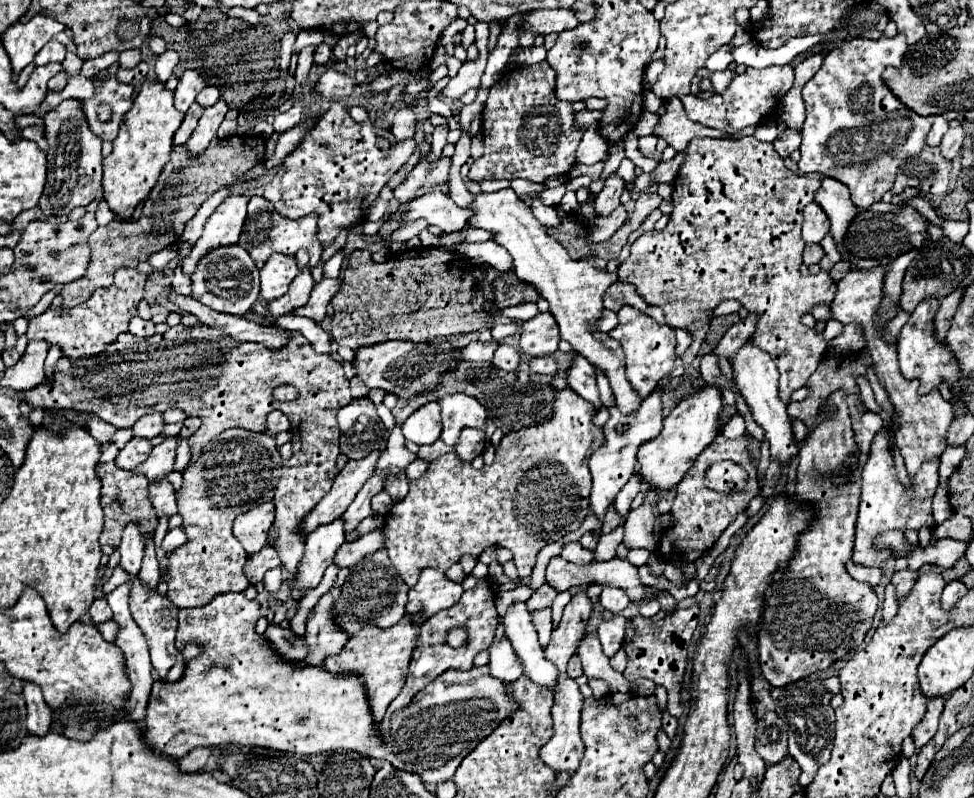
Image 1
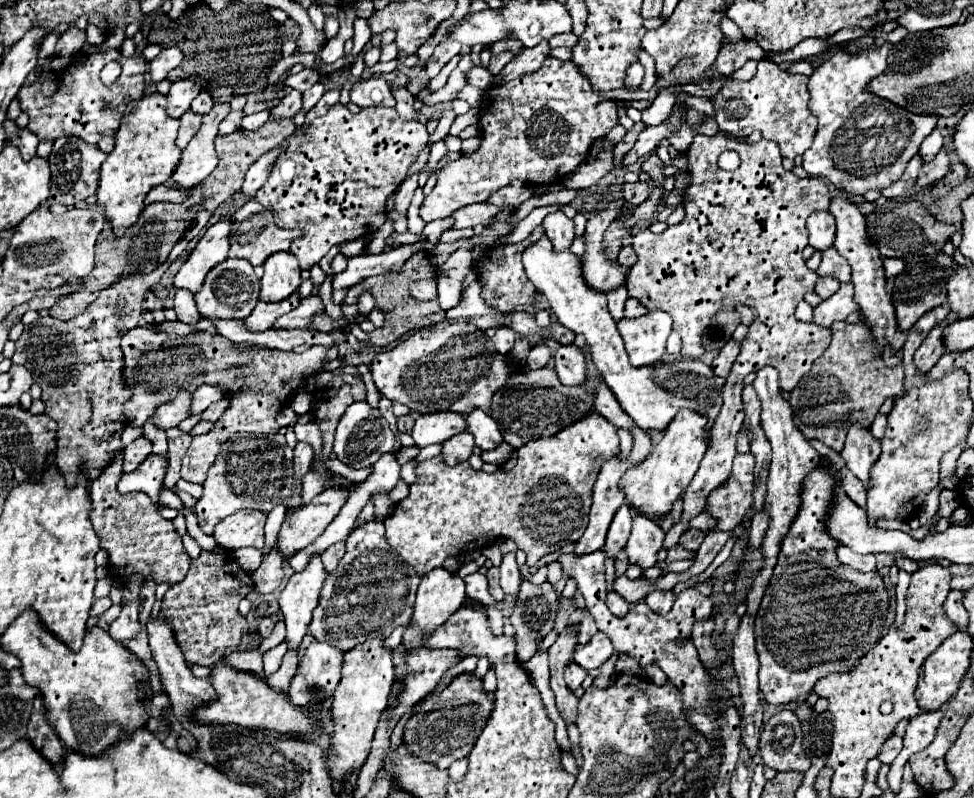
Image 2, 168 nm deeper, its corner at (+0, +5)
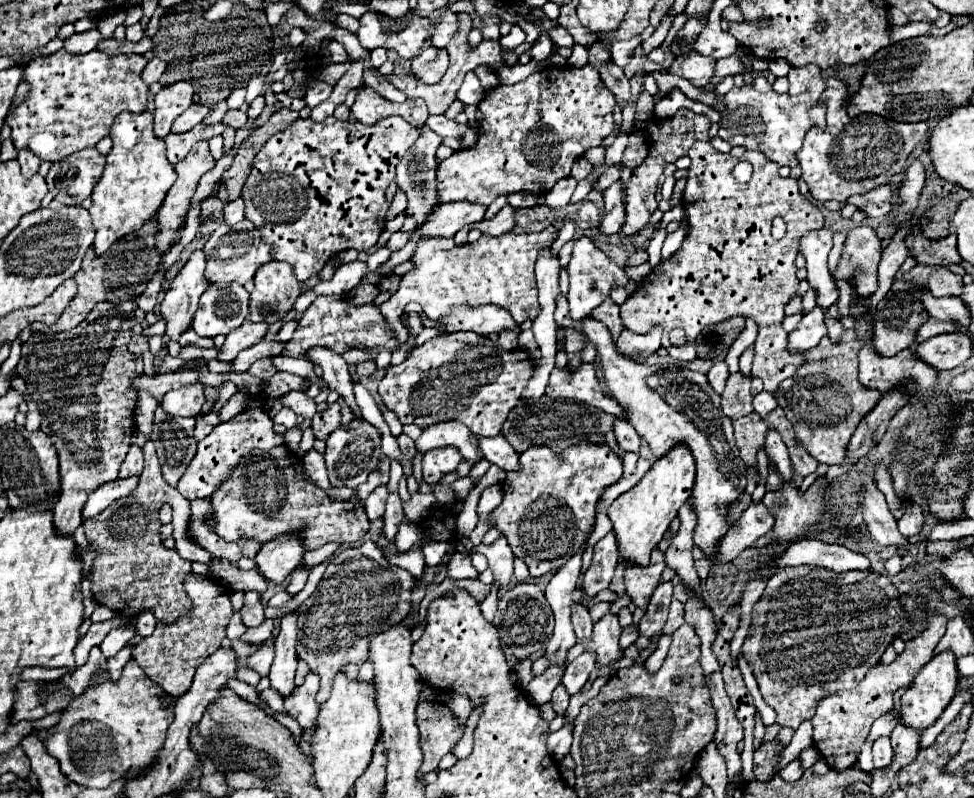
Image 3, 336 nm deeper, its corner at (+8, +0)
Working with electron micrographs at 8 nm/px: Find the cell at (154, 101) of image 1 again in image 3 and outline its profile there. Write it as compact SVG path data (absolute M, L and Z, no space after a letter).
M121 113L109 129L113 139L113 149L107 155L105 171L93 189L93 205L89 209L91 221L95 227L93 249L97 255L103 255L113 241L123 235L137 231L141 223L153 219L159 211L167 189L175 181L175 169L165 157L165 139L155 137L153 133L153 113Z

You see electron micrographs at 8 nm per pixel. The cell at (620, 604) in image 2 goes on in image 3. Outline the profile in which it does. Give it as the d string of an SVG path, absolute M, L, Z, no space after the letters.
M611 611L605 613L593 627L593 635L585 639L585 651L591 649L597 653L597 661L603 665L609 665L611 661L617 661L623 657L623 651L619 649L619 635L621 635L621 625L617 621L617 615Z

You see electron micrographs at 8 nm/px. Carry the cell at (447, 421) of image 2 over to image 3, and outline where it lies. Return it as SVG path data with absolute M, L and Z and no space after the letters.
M443 421L443 423L429 425L423 429L421 437L415 441L415 447L421 453L427 453L427 451L431 451L435 447L443 447L443 445L457 447L461 451L463 459L469 459L471 463L475 463L483 457L477 447L477 435L473 435L459 421Z

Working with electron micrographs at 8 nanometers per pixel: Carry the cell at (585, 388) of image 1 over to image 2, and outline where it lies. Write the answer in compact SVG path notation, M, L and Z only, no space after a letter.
M599 384L599 390L595 392L595 410L597 410L597 414L607 418L617 428L623 428L623 430L631 432L633 426L635 426L633 420L621 410L617 398L613 396L613 392L605 384Z

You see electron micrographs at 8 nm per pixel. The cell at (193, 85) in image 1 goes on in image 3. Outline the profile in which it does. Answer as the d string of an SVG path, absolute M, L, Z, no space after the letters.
M177 81L169 87L163 87L155 95L155 135L165 137L171 129L175 117L179 117L193 103L193 87L187 81Z

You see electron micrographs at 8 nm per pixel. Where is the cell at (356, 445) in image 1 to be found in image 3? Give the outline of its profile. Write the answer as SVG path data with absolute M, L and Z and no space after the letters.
M355 417L347 427L337 427L329 435L327 451L325 451L325 463L327 463L331 485L359 487L361 483L365 483L367 475L375 469L379 455L381 455L381 433L377 427L373 427L361 417Z

